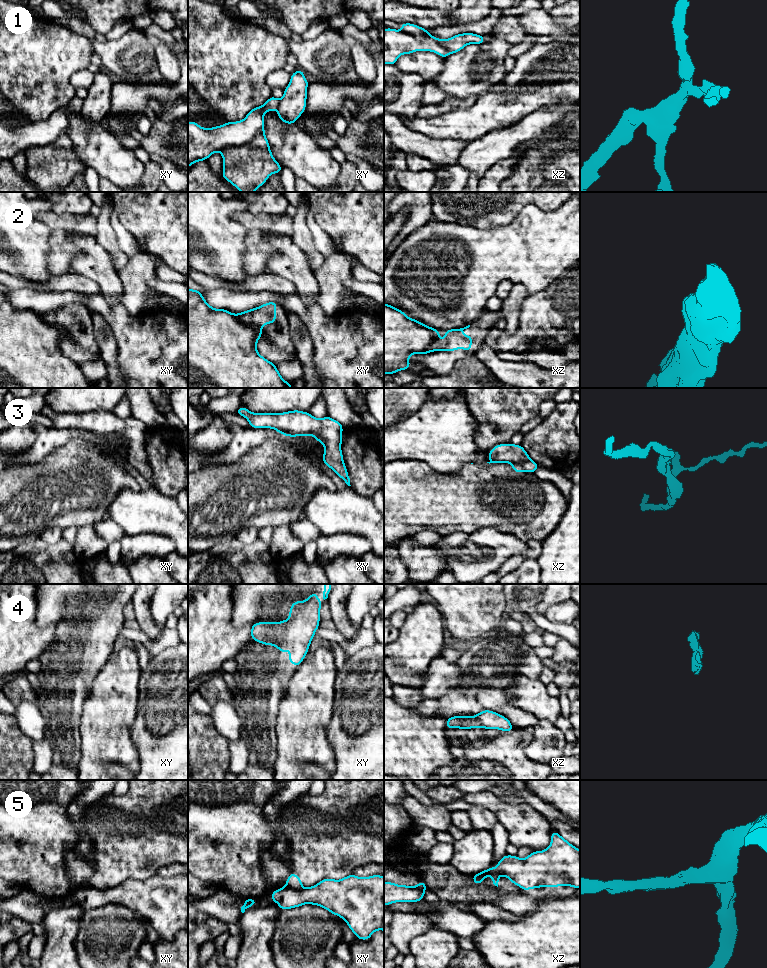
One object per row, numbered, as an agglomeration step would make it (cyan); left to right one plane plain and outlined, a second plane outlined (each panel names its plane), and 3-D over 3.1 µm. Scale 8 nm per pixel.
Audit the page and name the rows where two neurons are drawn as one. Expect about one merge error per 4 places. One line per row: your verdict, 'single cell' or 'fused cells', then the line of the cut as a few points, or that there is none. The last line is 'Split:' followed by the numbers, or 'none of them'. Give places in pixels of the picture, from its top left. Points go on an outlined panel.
1: fused cells; cut in xz along (403, 30), (415, 34), (419, 38), (433, 37), (449, 53)
2: fused cells; cut in xy along (233, 314), (261, 332)
3: fused cells; cut in xz along (512, 463), (518, 463), (525, 470)
4: single cell; no cut
5: fused cells; cut in xy along (287, 885), (293, 888), (302, 888)
Split: 1, 2, 3, 5

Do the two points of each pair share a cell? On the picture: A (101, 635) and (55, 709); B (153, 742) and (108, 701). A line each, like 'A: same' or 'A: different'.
A: same
B: different

